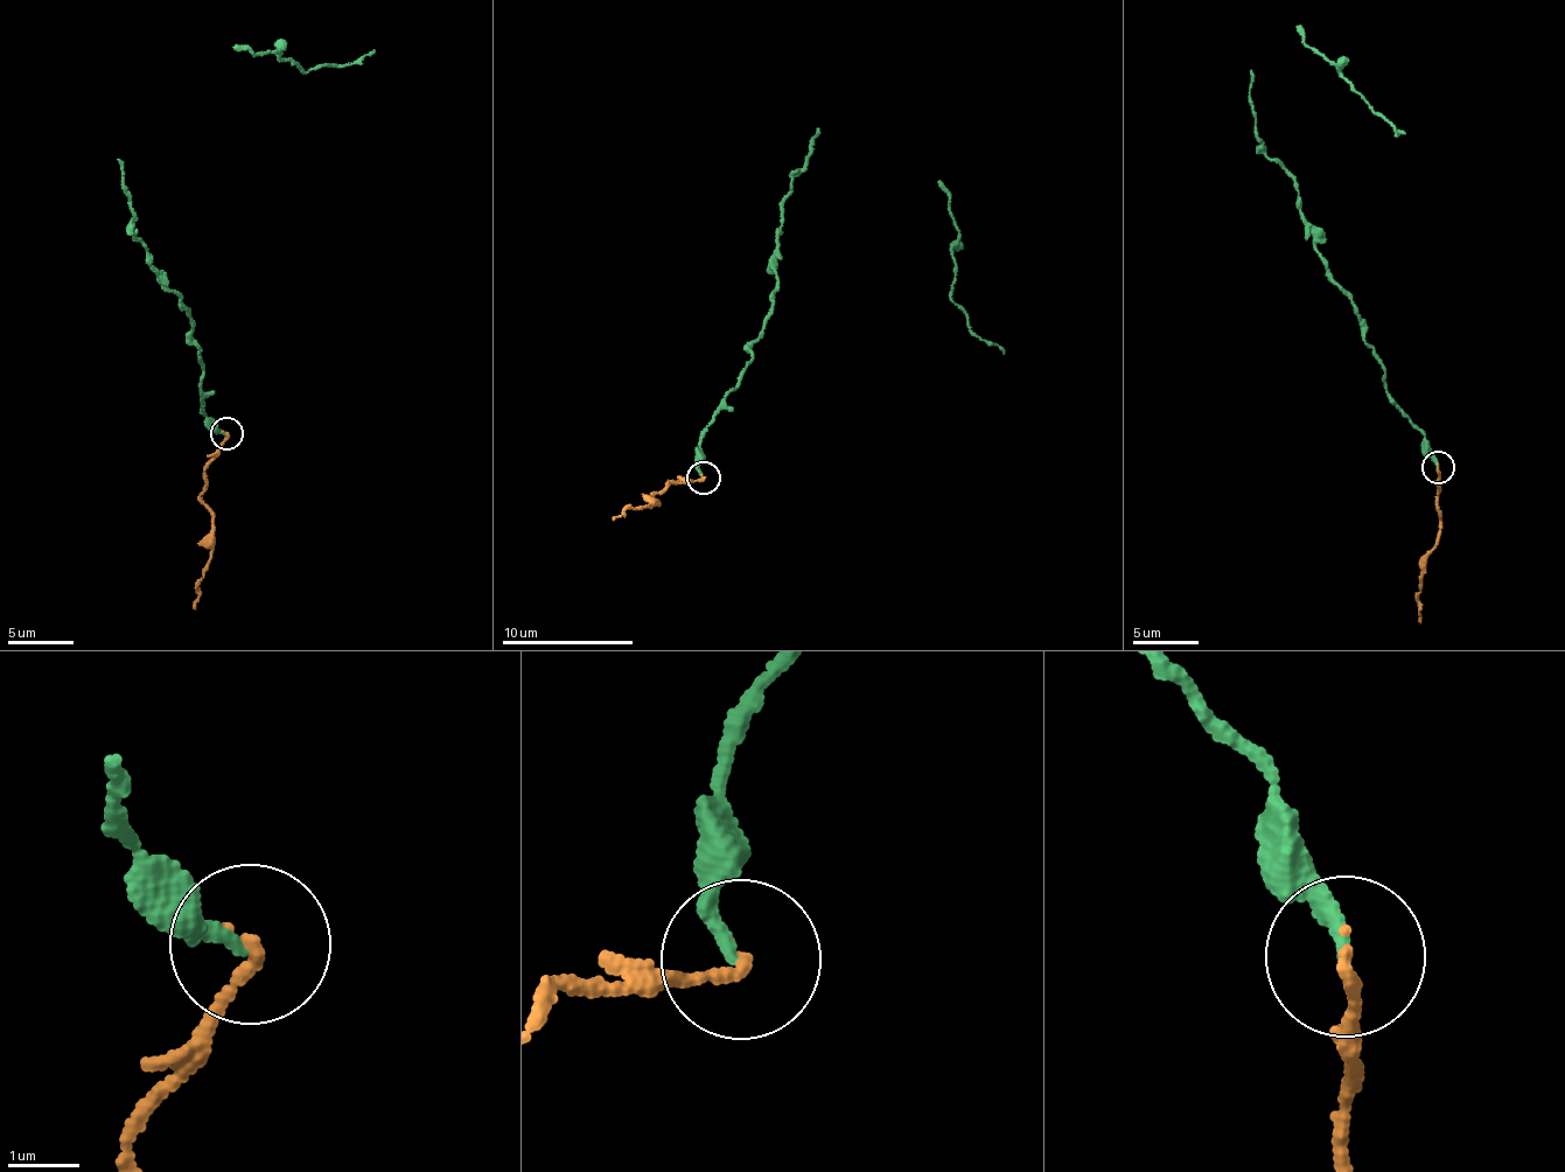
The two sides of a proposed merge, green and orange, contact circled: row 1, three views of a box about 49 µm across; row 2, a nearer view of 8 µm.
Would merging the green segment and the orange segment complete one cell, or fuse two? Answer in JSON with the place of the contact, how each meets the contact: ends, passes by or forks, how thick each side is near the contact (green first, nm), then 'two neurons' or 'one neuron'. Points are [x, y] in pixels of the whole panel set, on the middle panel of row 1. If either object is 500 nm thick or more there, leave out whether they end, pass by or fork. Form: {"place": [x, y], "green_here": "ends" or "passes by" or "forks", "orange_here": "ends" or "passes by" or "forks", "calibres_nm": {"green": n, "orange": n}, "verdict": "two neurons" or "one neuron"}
{"place": [703, 478], "green_here": "ends", "orange_here": "ends", "calibres_nm": {"green": 220, "orange": 160}, "verdict": "two neurons"}

